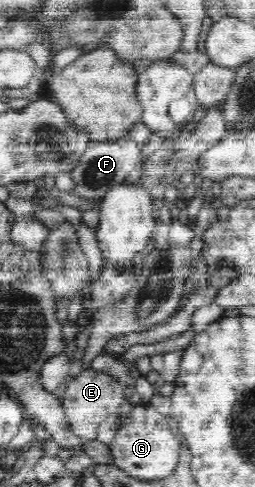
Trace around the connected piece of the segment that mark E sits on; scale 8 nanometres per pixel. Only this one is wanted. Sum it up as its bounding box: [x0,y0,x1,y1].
[60,368,128,440]

